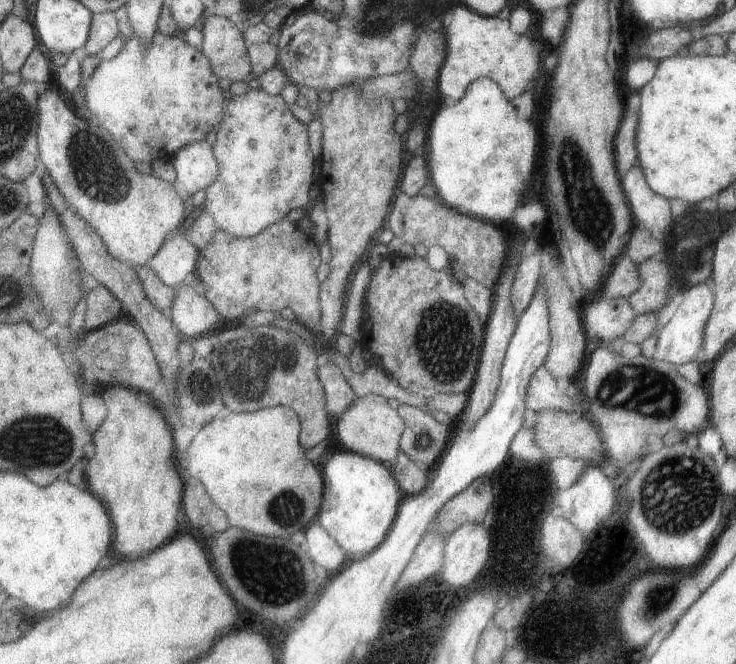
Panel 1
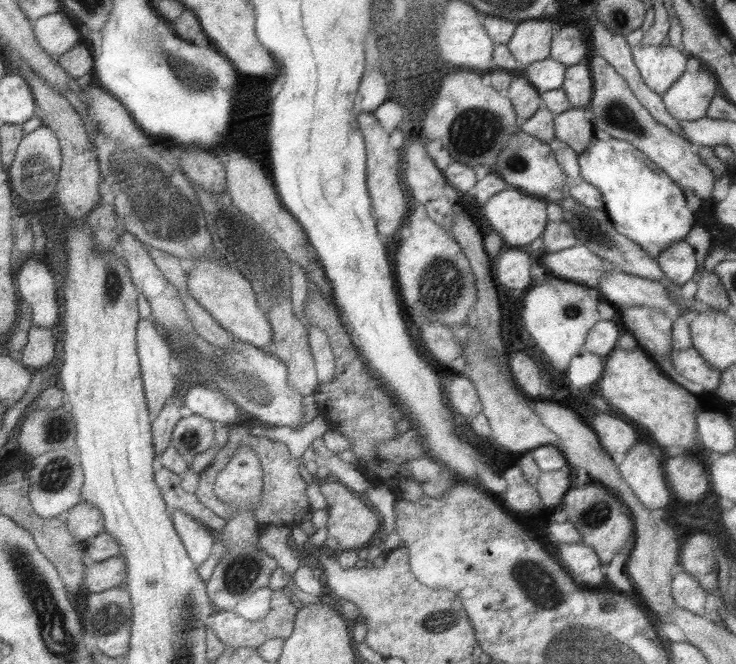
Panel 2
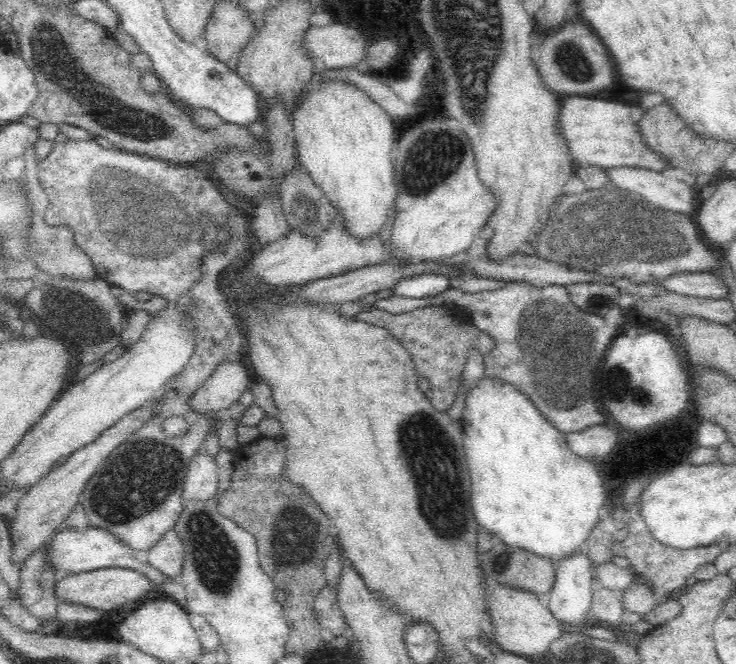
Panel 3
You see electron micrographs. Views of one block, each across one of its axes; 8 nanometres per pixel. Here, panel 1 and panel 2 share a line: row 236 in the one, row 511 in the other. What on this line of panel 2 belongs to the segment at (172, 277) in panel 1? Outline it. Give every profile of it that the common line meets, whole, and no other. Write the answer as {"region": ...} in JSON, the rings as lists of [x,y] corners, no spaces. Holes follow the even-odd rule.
{"region":[[[173,510],[169,512],[173,528],[177,532],[177,536],[181,538],[189,558],[199,566],[203,564],[215,550],[213,544],[213,536],[211,530],[205,528],[203,524],[199,524],[197,520],[193,520],[189,514],[185,514],[183,510]]]}

